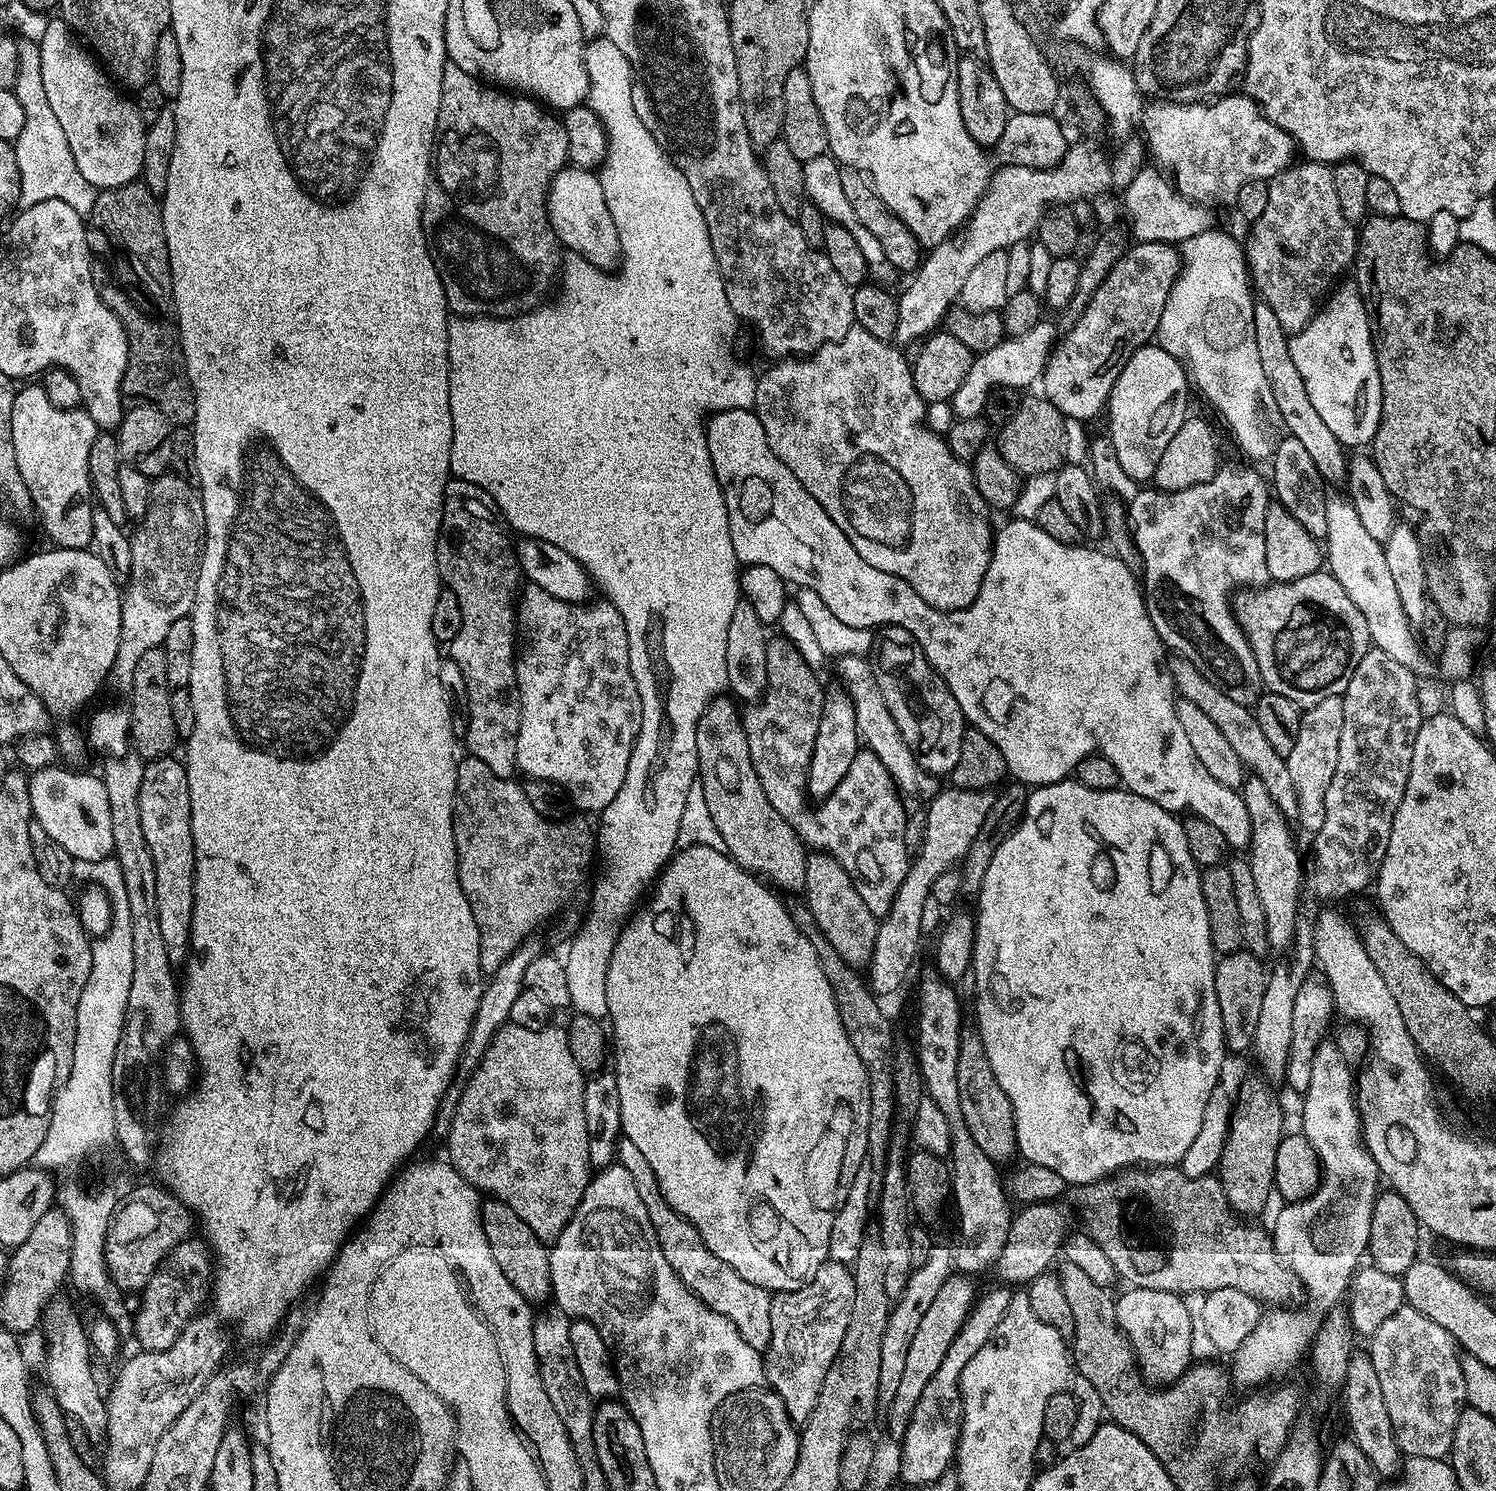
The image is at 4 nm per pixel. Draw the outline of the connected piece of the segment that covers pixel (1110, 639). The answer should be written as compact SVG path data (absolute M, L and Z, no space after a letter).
M735 408L725 412L711 413L706 420L704 437L712 469L726 502L730 542L734 542L734 554L737 561L744 566L750 564L770 566L770 570L774 570L774 574L778 574L789 585L814 590L814 594L818 594L818 598L822 598L822 602L826 602L826 607L834 614L834 618L838 618L838 622L846 622L846 626L869 630L876 630L881 626L895 626L909 632L922 650L922 654L926 654L932 669L946 682L950 694L954 694L965 721L982 734L986 734L986 738L990 738L990 742L994 742L994 746L998 746L998 750L1002 750L1002 758L1006 758L1008 776L1013 781L1024 786L1039 786L1067 780L1075 773L1078 762L1082 762L1082 758L1099 754L1110 758L1110 762L1114 762L1114 770L1118 770L1121 785L1127 791L1138 794L1142 798L1150 798L1150 802L1162 806L1167 812L1181 814L1180 812L1186 811L1184 813L1200 817L1222 832L1229 849L1247 849L1250 844L1250 814L1246 810L1243 795L1237 789L1227 788L1222 786L1222 782L1217 782L1207 772L1206 766L1202 766L1202 762L1198 762L1198 754L1194 754L1194 749L1190 747L1190 738L1186 738L1186 733L1182 731L1182 722L1178 722L1176 713L1178 697L1168 669L1169 653L1160 641L1158 630L1154 630L1154 622L1150 622L1150 614L1144 605L1144 594L1138 583L1137 573L1125 566L1115 554L1109 554L1107 551L1105 551L1106 553L1095 552L1094 549L1084 548L1085 546L1080 544L1057 542L1035 522L1012 518L1012 521L1001 532L999 529L995 533L992 561L984 575L978 598L974 598L974 602L970 602L970 606L966 606L962 610L943 612L930 606L930 602L918 598L914 586L902 582L902 578L898 578L894 574L886 574L886 570L878 570L878 566L870 566L870 562L866 562L866 558L862 558L862 554L858 554L858 550L854 550L854 546L850 546L850 538L846 538L846 534L842 534L842 530L838 530L838 526L834 526L834 522L826 514L826 510L822 510L822 506L818 506L818 502L809 494L806 486L802 486L802 482L798 482L798 478L794 478L790 466L786 466L786 462L779 460L774 454L774 450L770 450L766 430L762 430L762 422L758 422L755 411Z

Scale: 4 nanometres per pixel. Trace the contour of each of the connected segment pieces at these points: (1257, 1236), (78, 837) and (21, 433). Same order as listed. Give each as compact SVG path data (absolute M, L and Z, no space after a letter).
M1136 1166L1094 1184L1073 1187L1071 1192L1084 1223L1083 1231L1106 1254L1117 1277L1125 1280L1128 1288L1169 1292L1181 1298L1188 1298L1191 1292L1233 1289L1266 1306L1286 1306L1302 1294L1300 1281L1279 1262L1269 1233L1251 1228L1251 1223L1230 1211L1215 1175L1186 1178L1176 1166Z
M64 766L64 778L62 778L62 784L28 784L29 786L29 796L30 796L30 806L32 807L32 818L35 827L46 830L46 834L55 844L62 846L62 850L66 850L66 854L72 856L73 861L83 862L86 864L99 865L100 860L109 859L112 856L112 846L113 846L113 835L110 834L110 806L106 802L106 788L104 786L104 781L99 775L91 776L88 772L76 772L80 770L73 770L71 767Z
M25 383L14 398L12 441L18 474L28 491L31 507L36 507L40 515L45 534L57 548L88 548L91 540L94 497L88 477L88 463L90 442L94 442L97 435L94 418L90 418L83 407L54 406L39 383Z

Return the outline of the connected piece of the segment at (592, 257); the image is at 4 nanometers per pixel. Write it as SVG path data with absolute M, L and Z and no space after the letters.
M565 166L552 179L546 197L548 221L557 241L569 253L581 256L601 270L612 270L621 259L618 230L614 218L610 218L610 206L606 206L606 194L595 171L575 166Z

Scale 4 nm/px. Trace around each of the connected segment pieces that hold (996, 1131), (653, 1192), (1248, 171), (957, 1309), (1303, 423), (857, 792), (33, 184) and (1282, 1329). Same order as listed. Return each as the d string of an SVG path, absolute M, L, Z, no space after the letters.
M964 1026L960 1030L958 1042L958 1120L968 1131L968 1136L986 1154L993 1165L1000 1166L1011 1156L1017 1155L1016 1123L1010 1102L1000 1086L998 1078L990 1070L990 1060L986 1058L986 1046L975 1026Z
M621 1139L616 1146L616 1156L618 1163L626 1166L626 1170L630 1172L630 1178L634 1180L638 1198L642 1198L642 1206L646 1206L646 1214L652 1223L656 1241L666 1262L670 1262L670 1270L674 1270L674 1274L682 1283L703 1304L710 1306L710 1310L725 1316L750 1346L754 1346L757 1350L767 1349L768 1339L770 1339L770 1306L772 1305L770 1293L762 1286L754 1286L754 1282L746 1282L746 1278L730 1270L730 1266L726 1266L722 1258L710 1254L698 1230L690 1221L679 1216L666 1202L654 1178L654 1172L650 1170L650 1164L646 1162L646 1158L642 1158L642 1153L638 1151L638 1146L634 1146L634 1142Z
M1080 46L1069 49L1064 60L1070 64L1078 57L1076 72L1084 76L1092 91L1091 99L1100 107L1106 124L1124 138L1131 133L1128 131L1132 128L1132 120L1140 116L1140 128L1144 131L1142 140L1151 163L1167 173L1176 190L1186 199L1205 206L1235 205L1238 190L1245 184L1267 182L1293 163L1291 135L1264 117L1260 105L1251 96L1224 94L1211 102L1191 104L1153 99L1144 108L1146 100L1136 81L1136 73L1127 63L1108 54L1095 56L1095 51L1085 51Z
M954 1274L946 1282L942 1282L942 1290L938 1290L934 1302L930 1302L930 1306L926 1309L922 1322L918 1322L918 1330L915 1331L914 1338L910 1341L910 1347L906 1350L906 1362L902 1369L902 1378L898 1381L898 1390L886 1406L888 1432L893 1438L904 1435L910 1414L917 1405L922 1390L926 1388L926 1382L930 1382L930 1378L942 1364L942 1358L946 1358L946 1350L950 1350L950 1342L954 1342L954 1338L958 1338L968 1313L977 1299L978 1291L976 1292L975 1286L960 1274Z
M1263 302L1254 303L1254 342L1258 342L1258 359L1262 362L1262 371L1266 374L1266 382L1270 386L1272 407L1279 423L1288 427L1287 435L1298 438L1298 441L1306 446L1306 451L1314 460L1314 466L1320 471L1324 482L1330 481L1331 476L1342 478L1342 461L1346 459L1345 445L1341 444L1338 438L1334 438L1326 422L1318 418L1318 410L1314 410L1310 394L1306 394L1306 382L1302 382L1302 374L1298 374L1294 358L1290 358L1289 339L1289 333L1282 330L1282 322L1278 322L1274 310L1270 310L1270 306Z
M788 640L769 643L768 687L759 702L742 712L750 758L762 790L766 790L770 806L786 818L809 849L829 852L840 863L858 894L862 894L870 914L882 918L890 910L910 865L910 849L904 841L903 802L886 766L873 752L861 750L836 789L819 801L813 812L804 809L810 766L808 748L814 750L821 707L822 687L799 650Z
M21 39L17 43L18 82L14 89L18 102L22 102L22 110L26 113L26 126L22 126L22 134L14 141L16 149L16 165L20 171L21 205L37 204L43 200L61 200L66 206L74 206L82 214L91 212L96 201L97 189L82 178L78 170L78 162L74 162L74 154L70 150L70 142L50 107L46 98L46 89L42 82L42 58L40 45L32 40Z
M1268 1310L1265 1311L1263 1313L1263 1315L1261 1315L1258 1319L1258 1321L1256 1321L1256 1325L1253 1327L1252 1330L1250 1330L1250 1334L1248 1337L1246 1337L1246 1339L1242 1342L1242 1344L1240 1346L1238 1346L1237 1350L1235 1353L1233 1353L1233 1355L1230 1357L1230 1364L1232 1364L1232 1372L1231 1372L1231 1368L1230 1368L1230 1380L1231 1383L1233 1385L1236 1384L1241 1384L1242 1387L1244 1388L1248 1388L1248 1389L1244 1389L1244 1390L1256 1390L1259 1388L1256 1388L1259 1386L1259 1384L1268 1384L1271 1385L1273 1382L1276 1381L1272 1381L1271 1380L1276 1380L1279 1378L1279 1376L1284 1375L1286 1372L1290 1371L1292 1366L1296 1363L1299 1362L1300 1360L1300 1355L1305 1353L1307 1353L1309 1351L1311 1342L1312 1342L1312 1338L1313 1336L1316 1335L1316 1330L1318 1327L1318 1320L1317 1317L1312 1317L1310 1313L1308 1312L1286 1312L1286 1311L1290 1311L1290 1310Z

